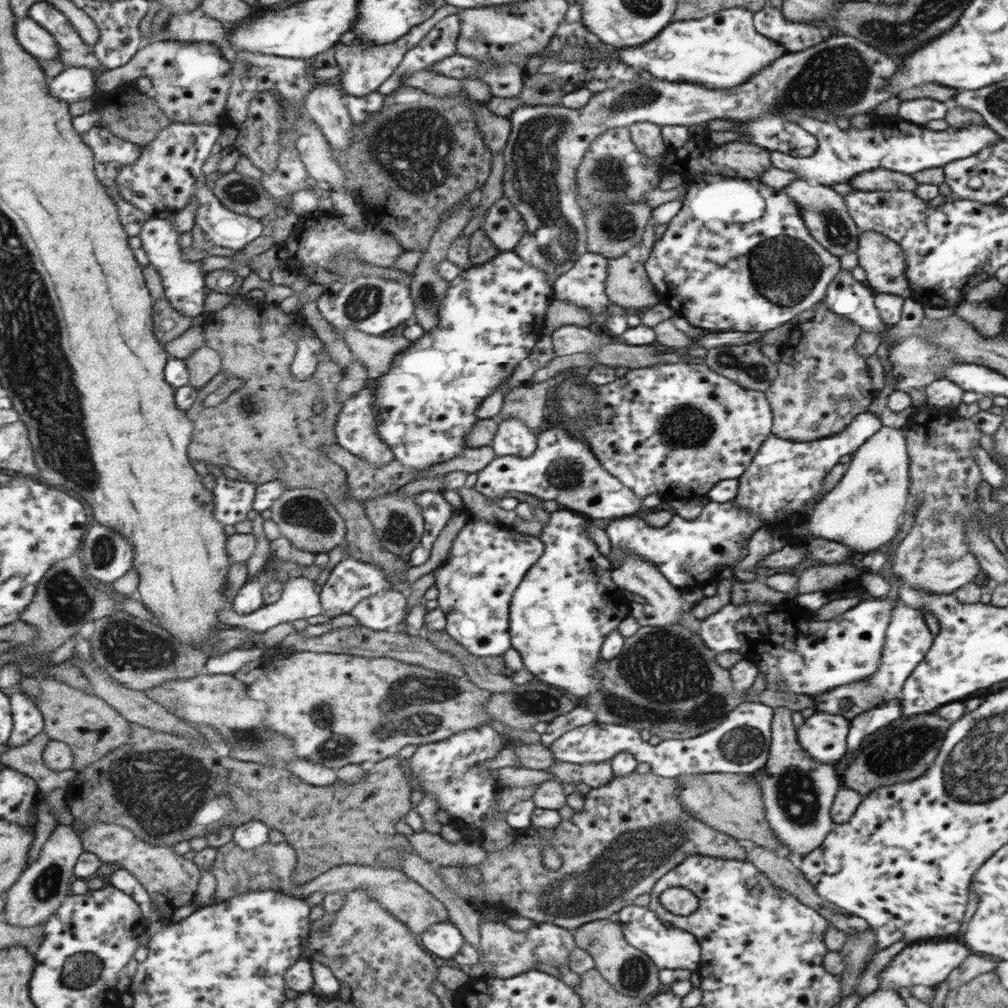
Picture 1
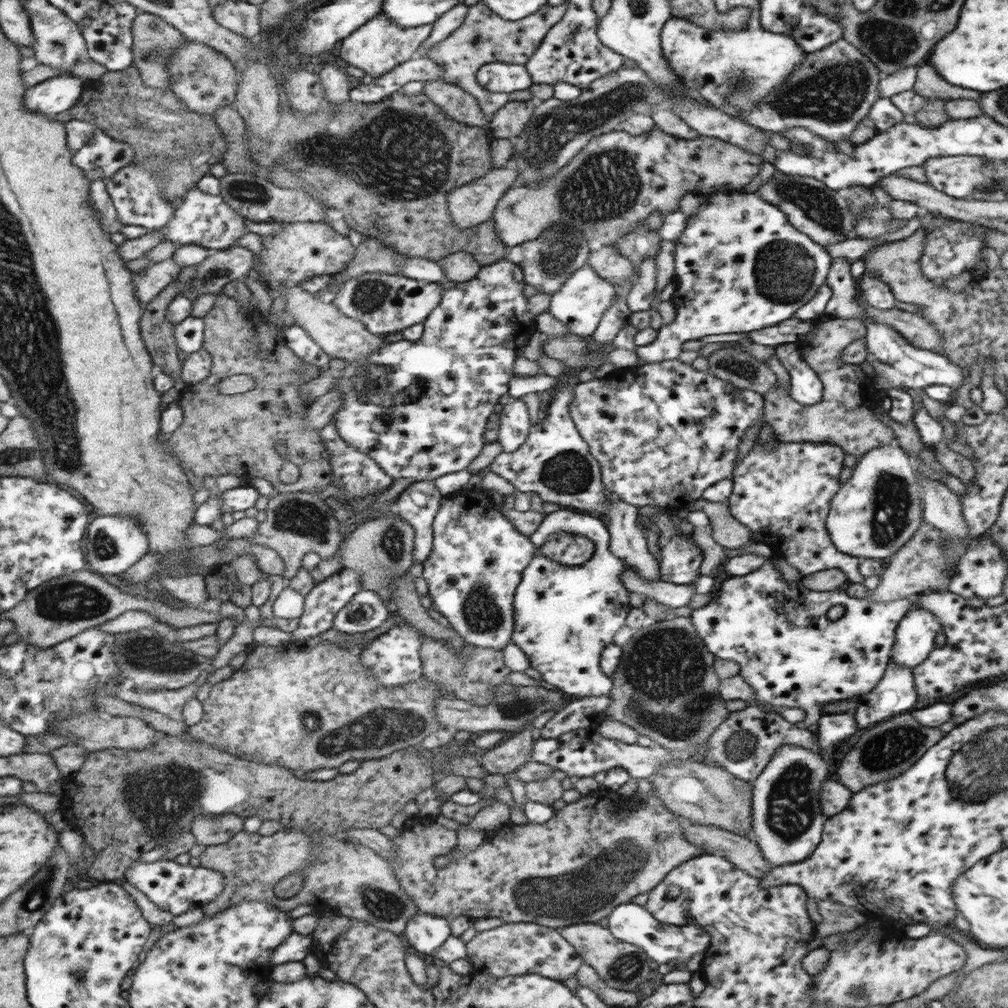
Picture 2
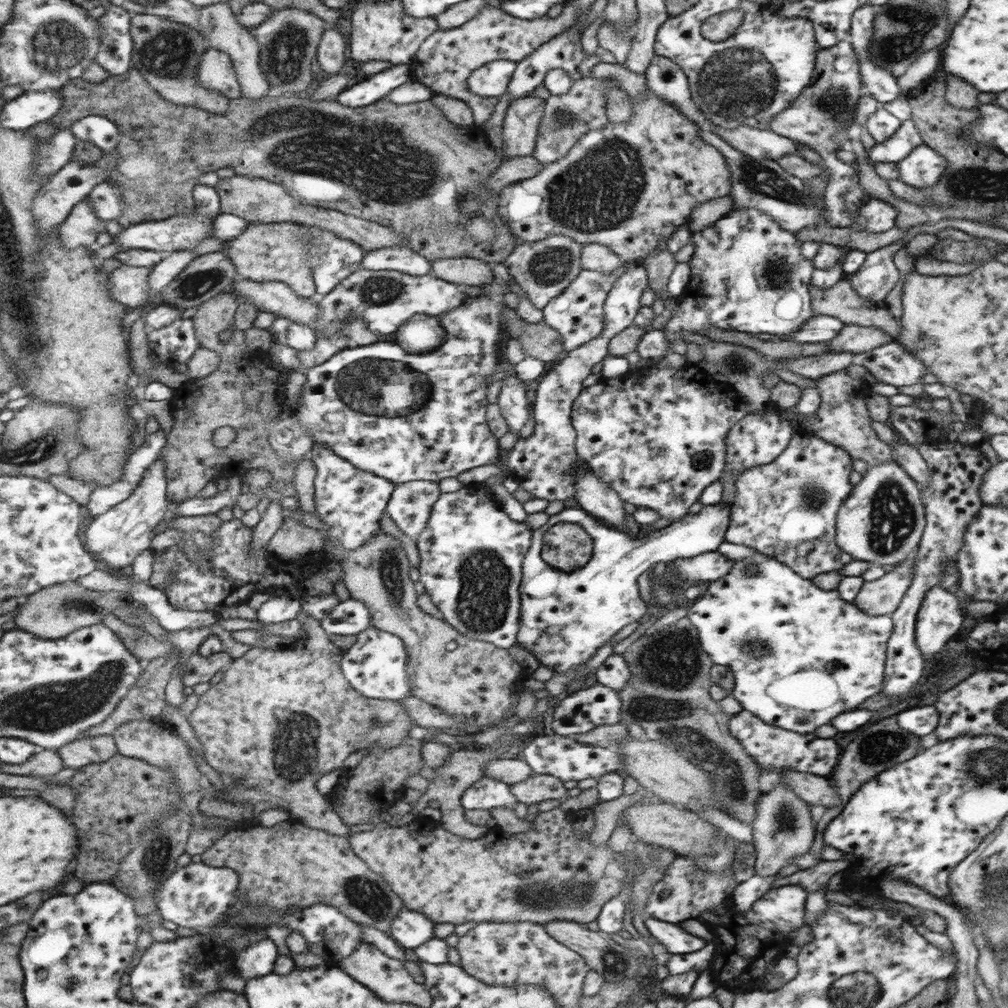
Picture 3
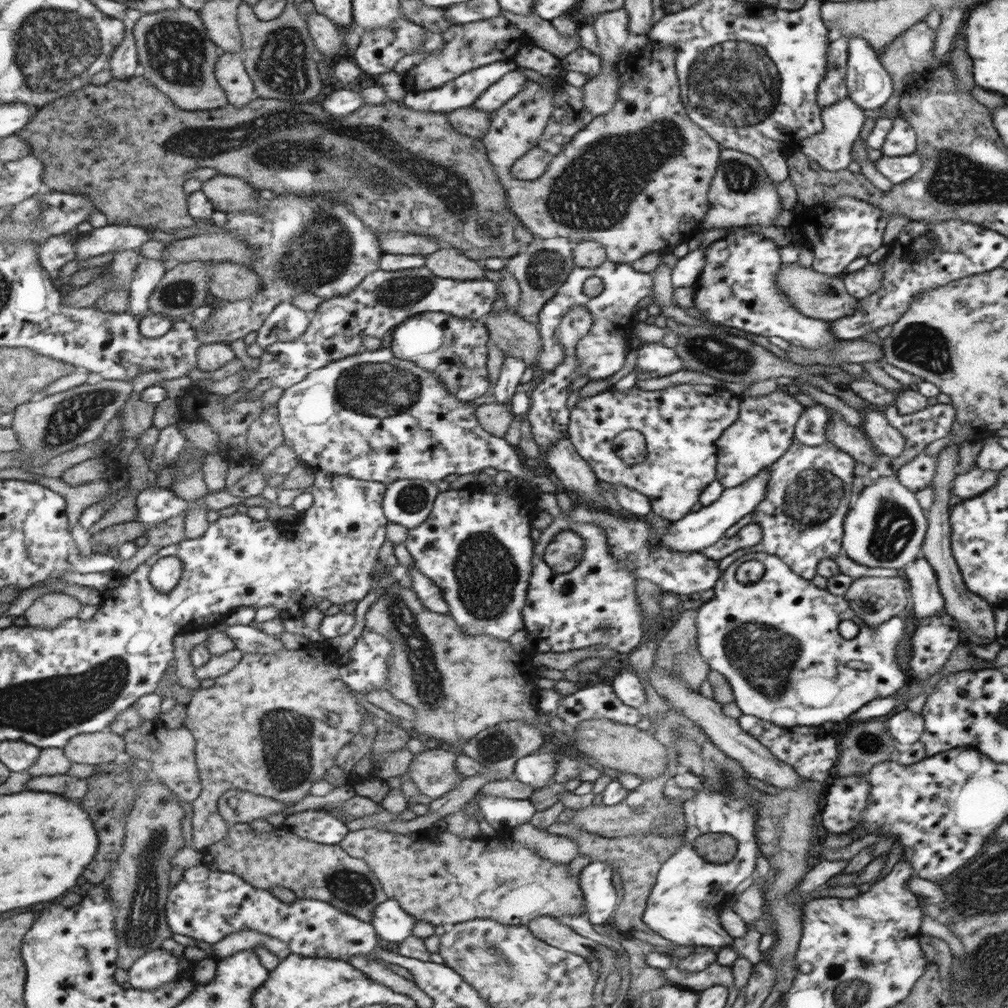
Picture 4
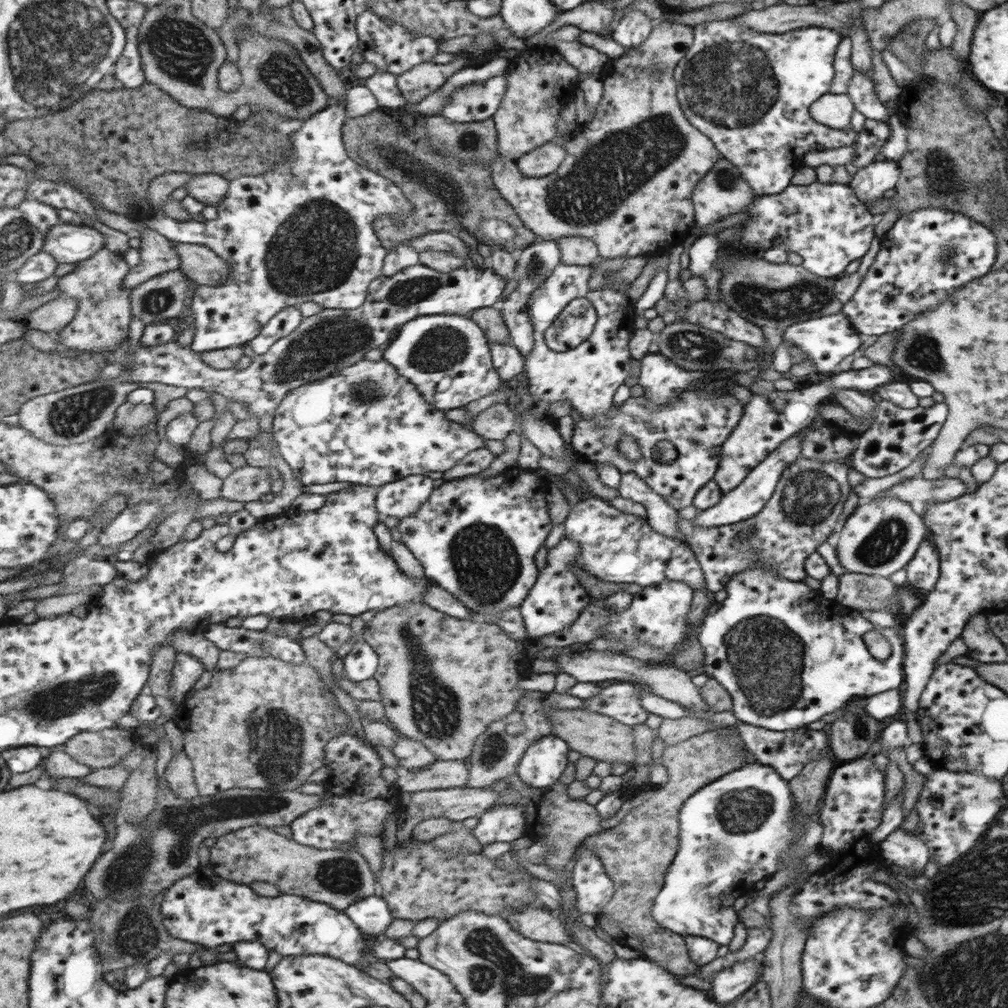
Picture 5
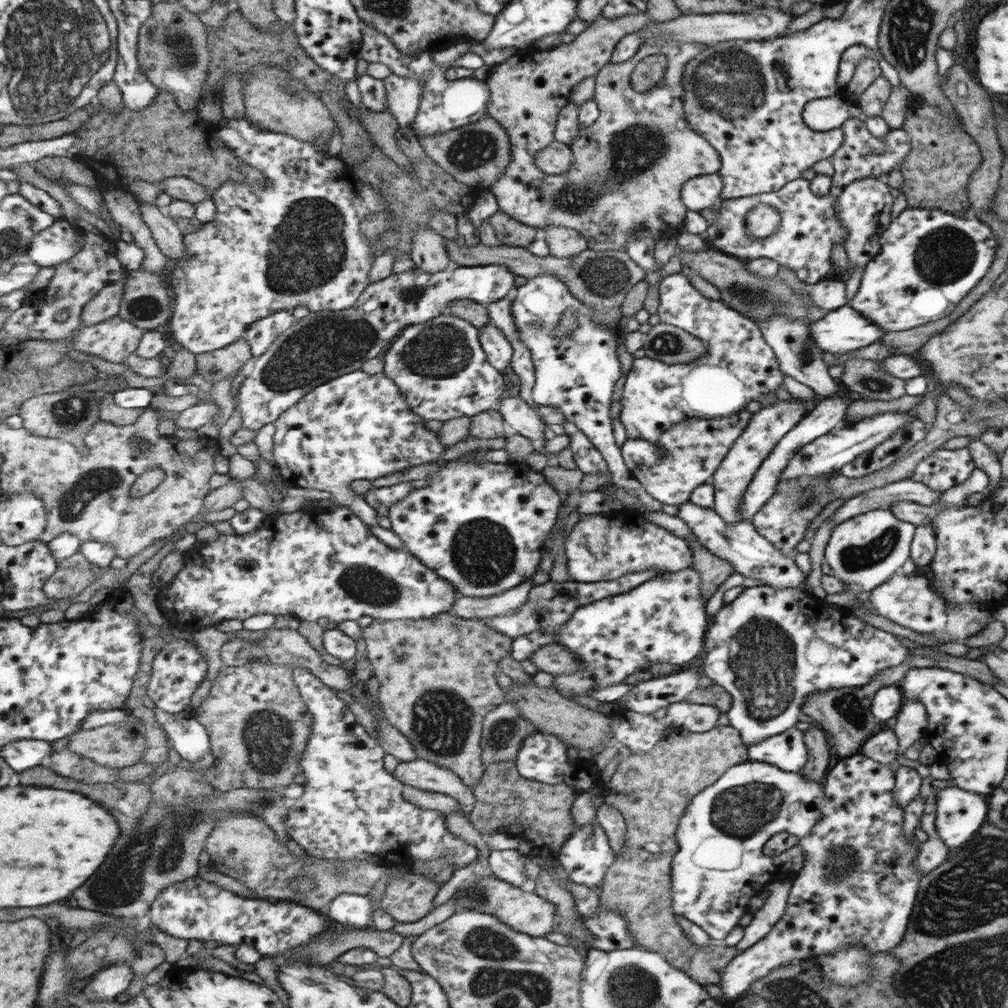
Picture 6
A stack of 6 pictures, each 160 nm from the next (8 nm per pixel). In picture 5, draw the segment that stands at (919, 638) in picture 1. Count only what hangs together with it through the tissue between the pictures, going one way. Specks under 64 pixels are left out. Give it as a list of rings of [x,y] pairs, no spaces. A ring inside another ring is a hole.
[[[925,537],[917,547],[911,562],[903,569],[906,572],[906,585],[923,600],[933,588],[940,574],[939,554],[935,552],[930,540]]]

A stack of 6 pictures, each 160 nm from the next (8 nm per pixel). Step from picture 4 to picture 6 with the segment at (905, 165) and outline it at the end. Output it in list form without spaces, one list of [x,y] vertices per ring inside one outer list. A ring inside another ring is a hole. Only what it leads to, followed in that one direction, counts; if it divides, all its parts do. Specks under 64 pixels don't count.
[[[865,177],[847,184],[835,199],[835,217],[847,231],[847,238],[844,239],[842,244],[846,254],[847,266],[846,270],[835,268],[833,276],[837,279],[845,280],[849,272],[858,266],[864,266],[880,249],[881,234],[891,223],[889,213],[893,199],[888,192],[888,188],[883,180],[877,181],[873,177]]]

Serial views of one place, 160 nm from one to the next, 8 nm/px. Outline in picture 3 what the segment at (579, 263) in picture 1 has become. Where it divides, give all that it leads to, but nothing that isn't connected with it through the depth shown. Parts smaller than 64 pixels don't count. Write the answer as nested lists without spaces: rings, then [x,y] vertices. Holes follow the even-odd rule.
[[[629,264],[610,273],[581,269],[569,285],[541,309],[542,322],[556,330],[562,338],[563,352],[575,350],[600,334],[605,327],[604,302],[625,267]]]

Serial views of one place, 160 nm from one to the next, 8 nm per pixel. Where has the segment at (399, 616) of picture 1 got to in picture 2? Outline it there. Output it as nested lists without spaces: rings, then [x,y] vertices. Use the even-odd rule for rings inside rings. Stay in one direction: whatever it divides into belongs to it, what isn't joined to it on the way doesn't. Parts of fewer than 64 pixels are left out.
[[[362,590],[339,611],[333,625],[344,634],[365,633],[381,626],[388,617],[382,598],[370,590]]]

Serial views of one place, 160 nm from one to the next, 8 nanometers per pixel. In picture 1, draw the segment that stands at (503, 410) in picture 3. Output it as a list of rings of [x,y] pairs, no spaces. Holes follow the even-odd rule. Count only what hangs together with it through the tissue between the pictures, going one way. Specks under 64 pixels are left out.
[[[507,417],[497,420],[497,430],[490,442],[496,456],[513,455],[526,457],[536,447],[537,438],[521,420]]]

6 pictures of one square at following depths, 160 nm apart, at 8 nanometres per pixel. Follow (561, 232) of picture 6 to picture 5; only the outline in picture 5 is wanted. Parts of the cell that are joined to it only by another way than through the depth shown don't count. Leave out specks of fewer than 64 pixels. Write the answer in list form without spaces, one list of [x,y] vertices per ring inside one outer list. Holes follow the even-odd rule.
[[[565,236],[555,240],[560,262],[564,265],[589,266],[596,260],[598,252],[591,239],[582,236]]]

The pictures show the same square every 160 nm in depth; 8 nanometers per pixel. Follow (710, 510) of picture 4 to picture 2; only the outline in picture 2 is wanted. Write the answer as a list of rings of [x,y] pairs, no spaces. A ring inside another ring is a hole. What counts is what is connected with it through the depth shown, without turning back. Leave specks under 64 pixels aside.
[[[556,510],[544,515],[541,524],[530,534],[533,536],[533,544],[540,547],[539,554],[533,555],[528,562],[529,568],[525,569],[525,580],[521,581],[521,588],[517,588],[517,628],[513,628],[513,646],[517,646],[529,660],[529,668],[536,670],[541,681],[555,686],[567,699],[585,698],[591,696],[608,695],[612,690],[611,678],[605,676],[600,670],[600,653],[612,642],[614,634],[623,626],[625,614],[629,612],[629,592],[622,584],[621,576],[630,566],[621,558],[617,557],[607,548],[610,542],[610,534],[607,534],[605,526],[601,520],[585,514],[577,514],[571,510]]]

